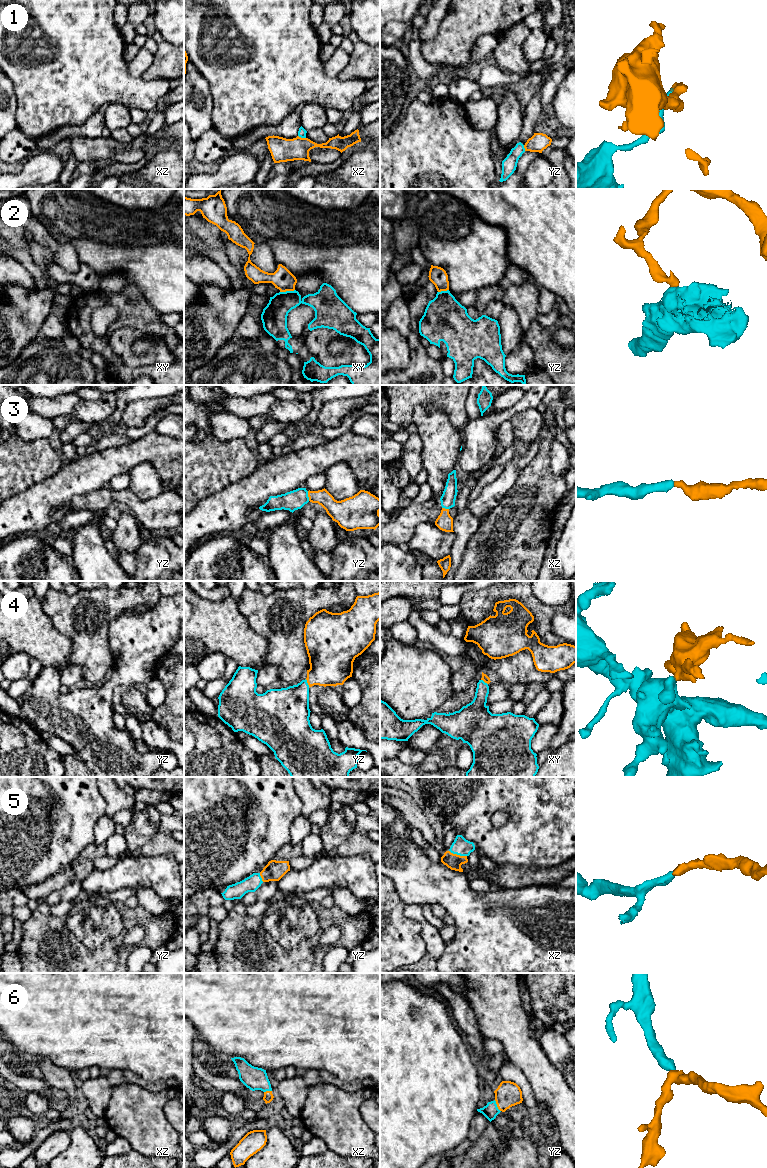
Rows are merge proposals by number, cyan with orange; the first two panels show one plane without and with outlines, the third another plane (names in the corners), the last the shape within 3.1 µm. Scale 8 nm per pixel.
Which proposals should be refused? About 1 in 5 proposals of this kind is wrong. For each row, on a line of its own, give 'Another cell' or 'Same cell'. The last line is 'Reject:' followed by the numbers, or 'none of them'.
1: Another cell
2: Another cell
3: Same cell
4: Same cell
5: Same cell
6: Same cell
Reject: 1, 2

